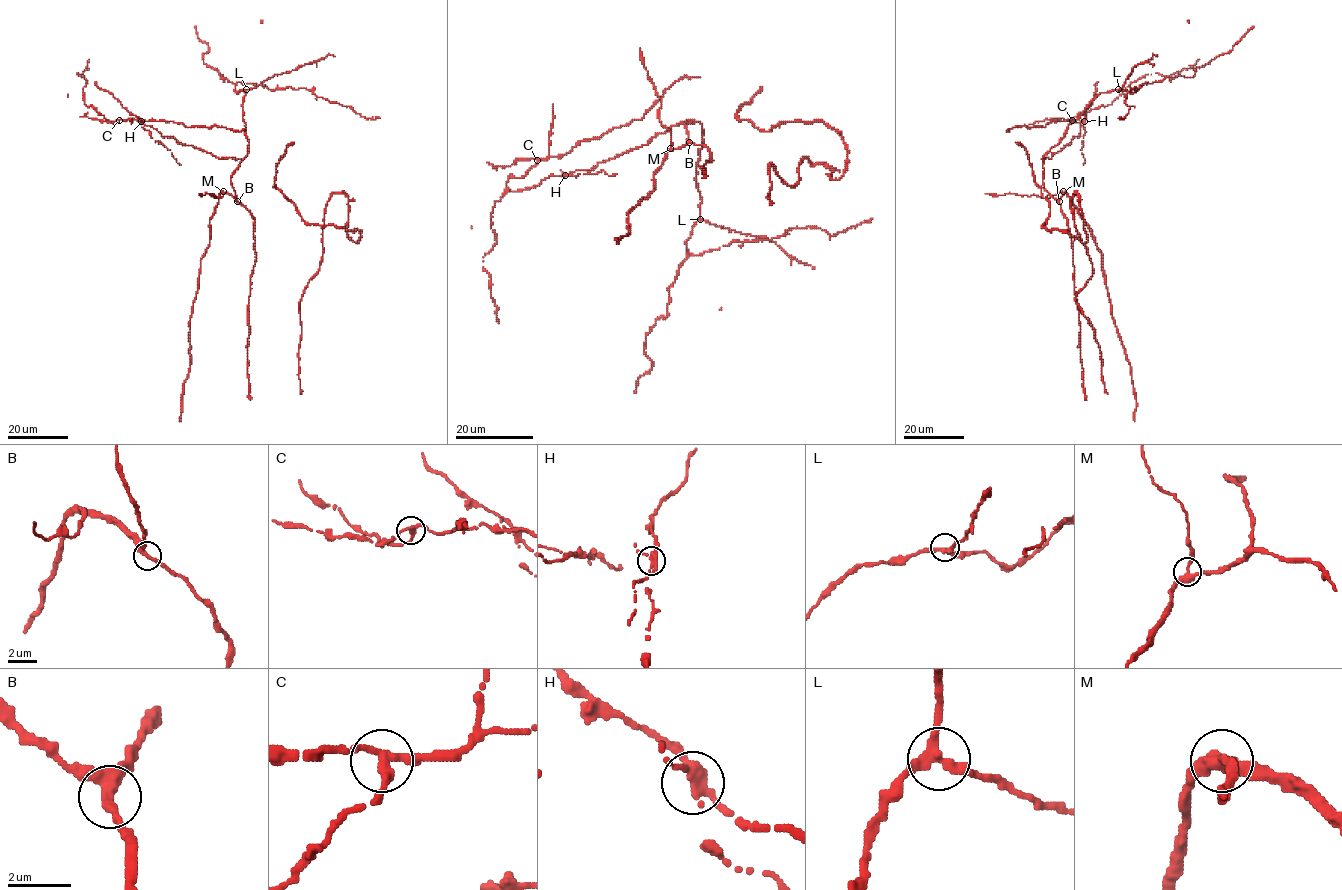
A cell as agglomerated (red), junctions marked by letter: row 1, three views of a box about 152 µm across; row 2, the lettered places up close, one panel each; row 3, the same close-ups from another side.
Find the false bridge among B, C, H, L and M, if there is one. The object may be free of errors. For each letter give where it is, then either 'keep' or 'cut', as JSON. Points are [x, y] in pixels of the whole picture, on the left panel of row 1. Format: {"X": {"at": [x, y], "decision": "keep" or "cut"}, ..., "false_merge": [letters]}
{"B": {"at": [237, 201], "decision": "keep"}, "C": {"at": [119, 120], "decision": "keep"}, "H": {"at": [141, 121], "decision": "cut"}, "L": {"at": [246, 89], "decision": "keep"}, "M": {"at": [223, 191], "decision": "keep"}, "false_merge": ["H"]}

